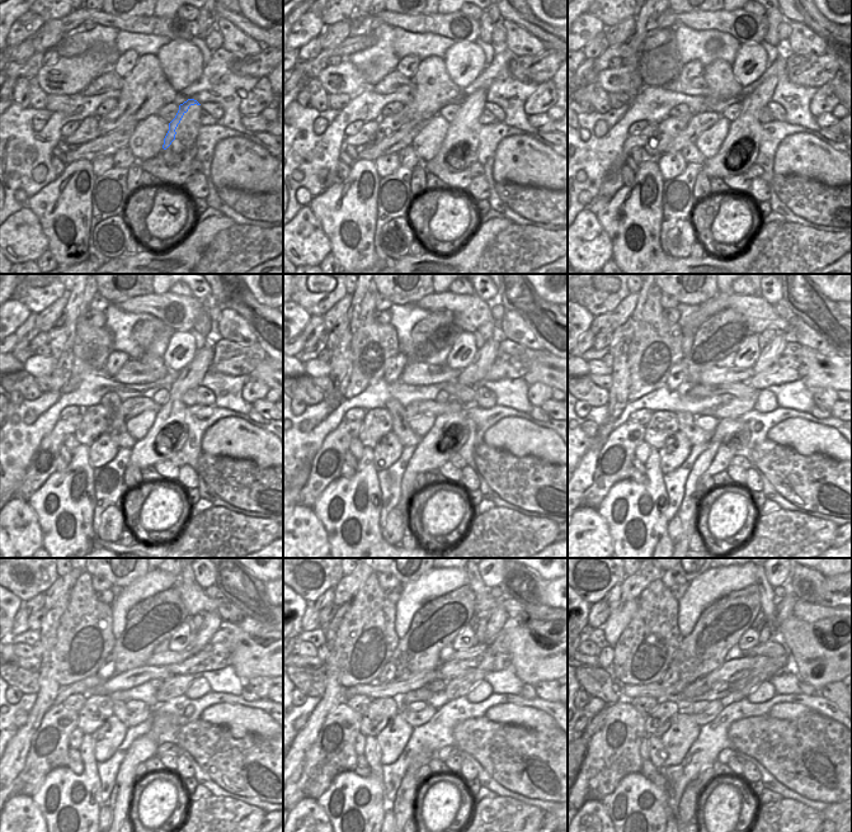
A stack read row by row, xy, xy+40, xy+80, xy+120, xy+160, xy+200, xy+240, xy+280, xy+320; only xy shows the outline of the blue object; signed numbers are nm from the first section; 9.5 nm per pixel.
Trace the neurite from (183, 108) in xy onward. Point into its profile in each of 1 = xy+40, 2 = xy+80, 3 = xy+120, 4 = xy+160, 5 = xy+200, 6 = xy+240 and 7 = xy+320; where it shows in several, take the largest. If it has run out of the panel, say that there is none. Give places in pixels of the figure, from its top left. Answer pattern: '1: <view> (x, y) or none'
1: xy+40 (479, 97)
2: xy+80 (712, 168)
3: xy+120 (142, 455)
4: xy+160 (431, 453)
5: xy+200 (716, 458)
6: xy+240 (145, 747)
7: xy+320 (687, 808)

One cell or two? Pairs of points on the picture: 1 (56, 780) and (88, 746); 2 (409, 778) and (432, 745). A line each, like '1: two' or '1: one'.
1: one
2: two

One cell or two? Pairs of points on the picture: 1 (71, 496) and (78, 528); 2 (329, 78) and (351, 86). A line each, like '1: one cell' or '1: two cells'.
1: one cell
2: one cell

